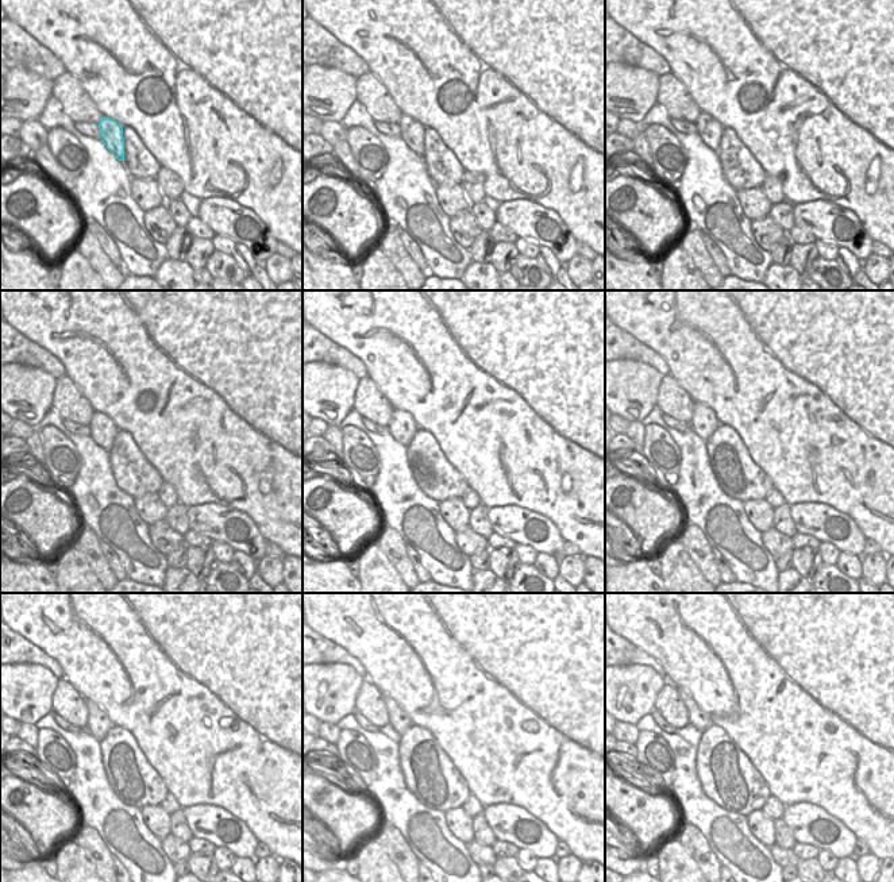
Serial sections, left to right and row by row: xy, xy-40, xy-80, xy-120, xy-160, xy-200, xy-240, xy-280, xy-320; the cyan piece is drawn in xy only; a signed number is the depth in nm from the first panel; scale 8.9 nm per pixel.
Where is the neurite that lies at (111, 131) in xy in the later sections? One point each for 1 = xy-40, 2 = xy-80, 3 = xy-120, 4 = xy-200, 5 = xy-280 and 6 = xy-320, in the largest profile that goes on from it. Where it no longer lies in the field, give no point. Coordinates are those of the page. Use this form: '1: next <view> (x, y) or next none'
1: next xy-40 (412, 131)
2: next xy-80 (711, 131)
3: next xy-120 (103, 430)
4: next xy-200 (704, 422)
5: next xy-280 (399, 719)
6: next xy-320 (698, 717)

